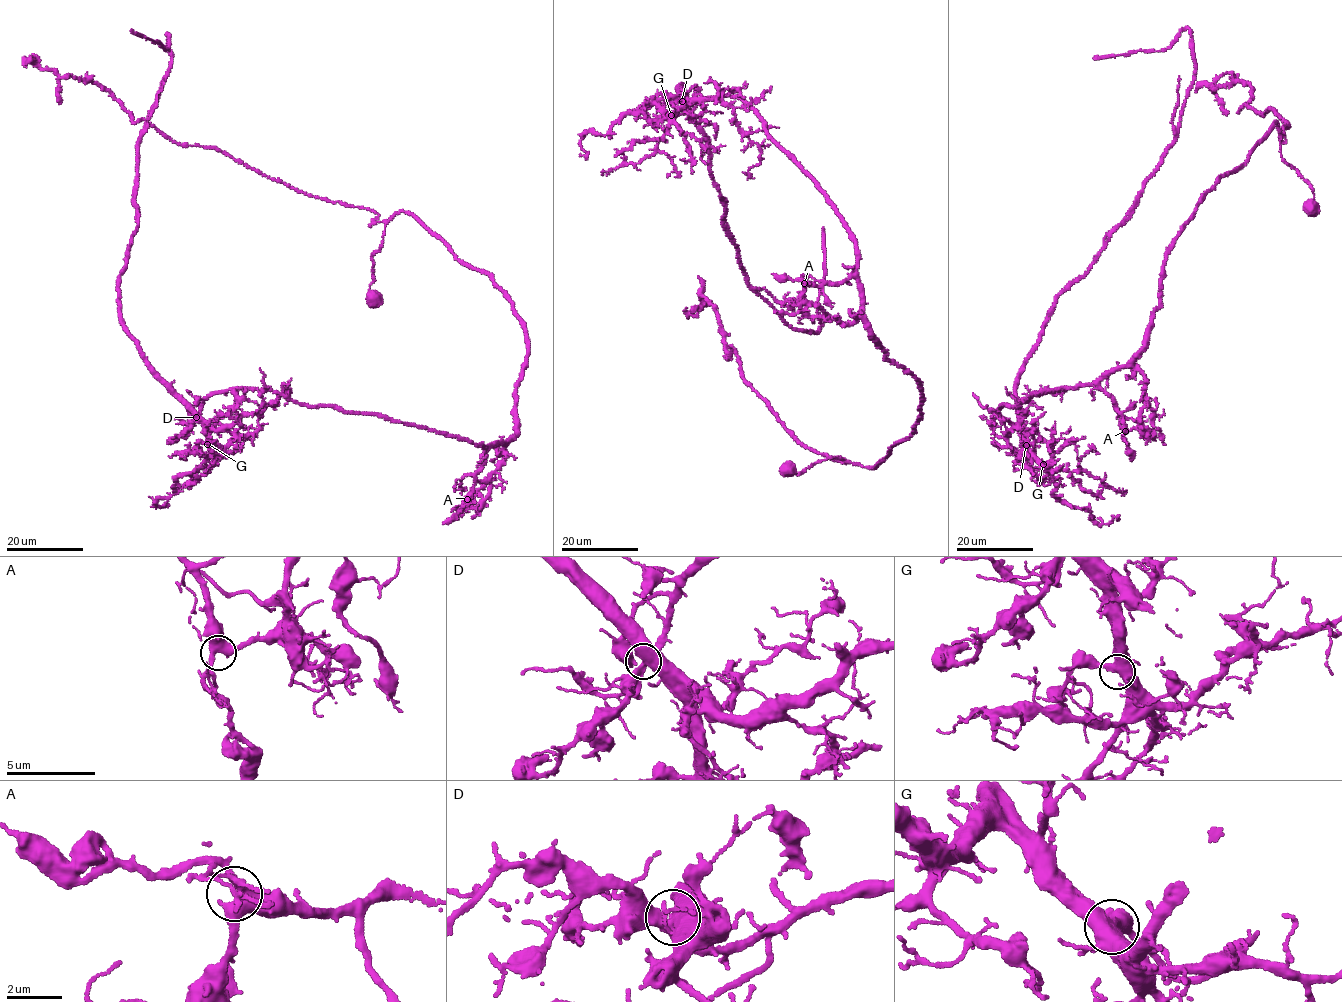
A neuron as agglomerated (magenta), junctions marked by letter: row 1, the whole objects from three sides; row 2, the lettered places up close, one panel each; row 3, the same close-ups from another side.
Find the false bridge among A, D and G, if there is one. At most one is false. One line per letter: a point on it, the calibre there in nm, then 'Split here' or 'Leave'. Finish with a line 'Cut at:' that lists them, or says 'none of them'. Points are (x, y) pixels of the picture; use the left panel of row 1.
A: Place: (467, 499). Thickness 480 nm. Leave
D: Place: (196, 417). Thickness 500 nm. Split here
G: Place: (207, 444). Thickness 400 nm. Leave
Cut at: D

